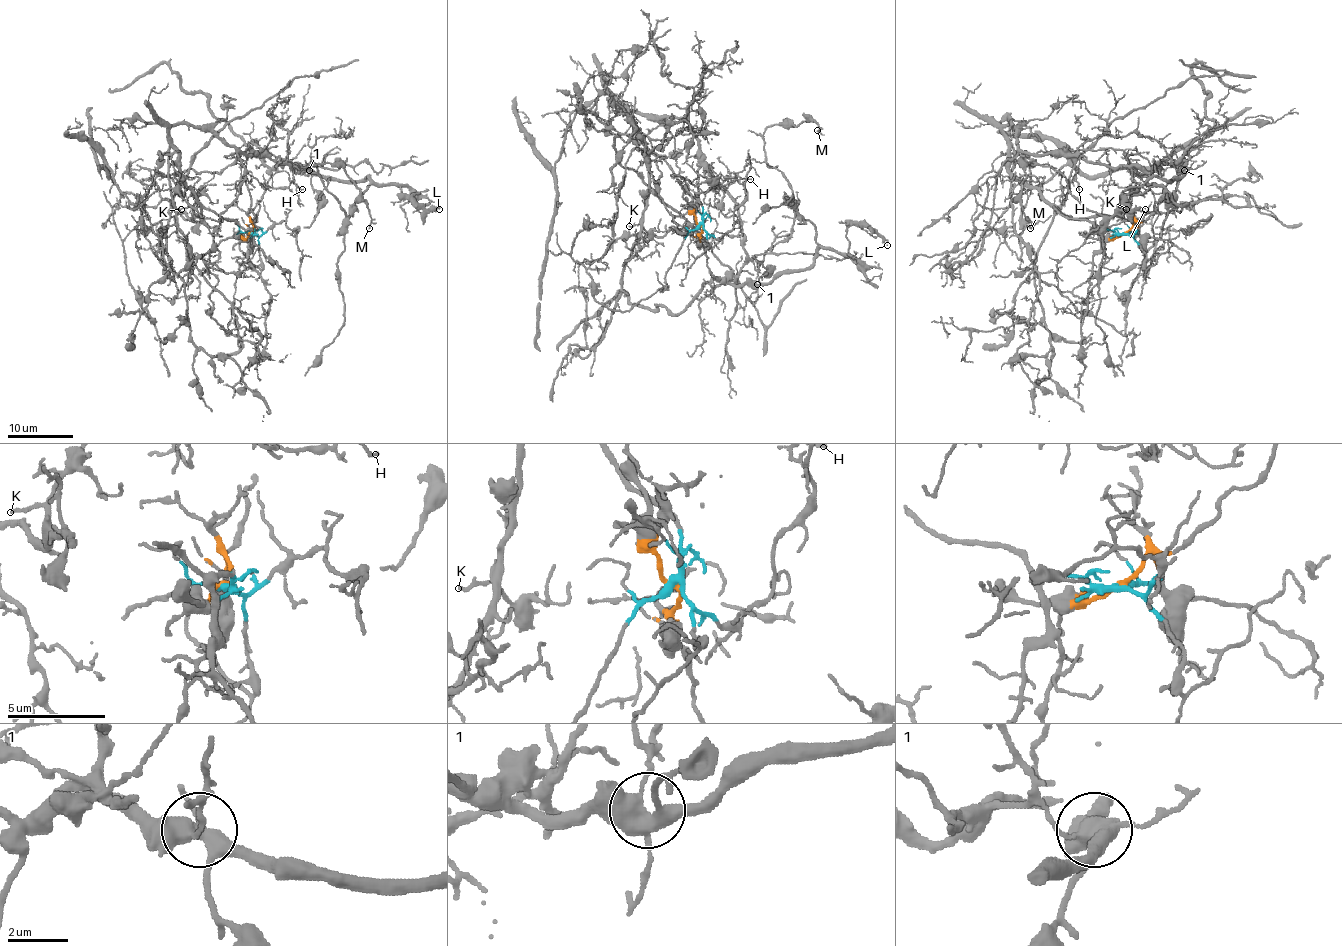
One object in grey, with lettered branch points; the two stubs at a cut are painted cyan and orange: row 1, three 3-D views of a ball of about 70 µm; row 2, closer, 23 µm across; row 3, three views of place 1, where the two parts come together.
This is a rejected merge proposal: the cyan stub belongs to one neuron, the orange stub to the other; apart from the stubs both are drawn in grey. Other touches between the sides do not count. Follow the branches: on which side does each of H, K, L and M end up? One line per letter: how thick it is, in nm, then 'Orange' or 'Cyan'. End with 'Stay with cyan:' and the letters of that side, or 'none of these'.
H: Thickness 150 nm. Cyan
K: Thickness 190 nm. Cyan
L: Thickness 80 nm. Orange
M: Thickness 100 nm. Orange
Stay with cyan: H, K

